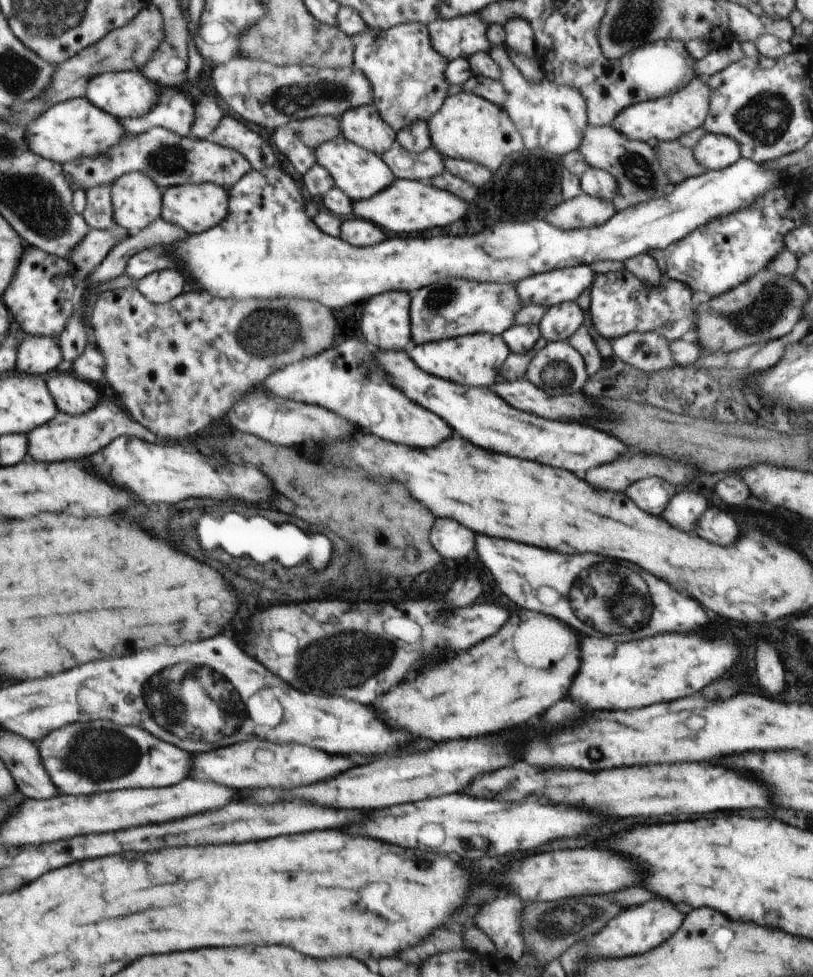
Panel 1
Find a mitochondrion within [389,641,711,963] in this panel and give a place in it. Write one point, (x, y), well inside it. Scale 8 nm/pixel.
(543, 924)

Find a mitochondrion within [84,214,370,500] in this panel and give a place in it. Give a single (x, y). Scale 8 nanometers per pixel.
(265, 334)

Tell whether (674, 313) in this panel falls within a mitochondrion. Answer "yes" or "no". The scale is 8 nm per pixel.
yes

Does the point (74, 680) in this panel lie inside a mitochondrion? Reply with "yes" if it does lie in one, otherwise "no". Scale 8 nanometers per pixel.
no

